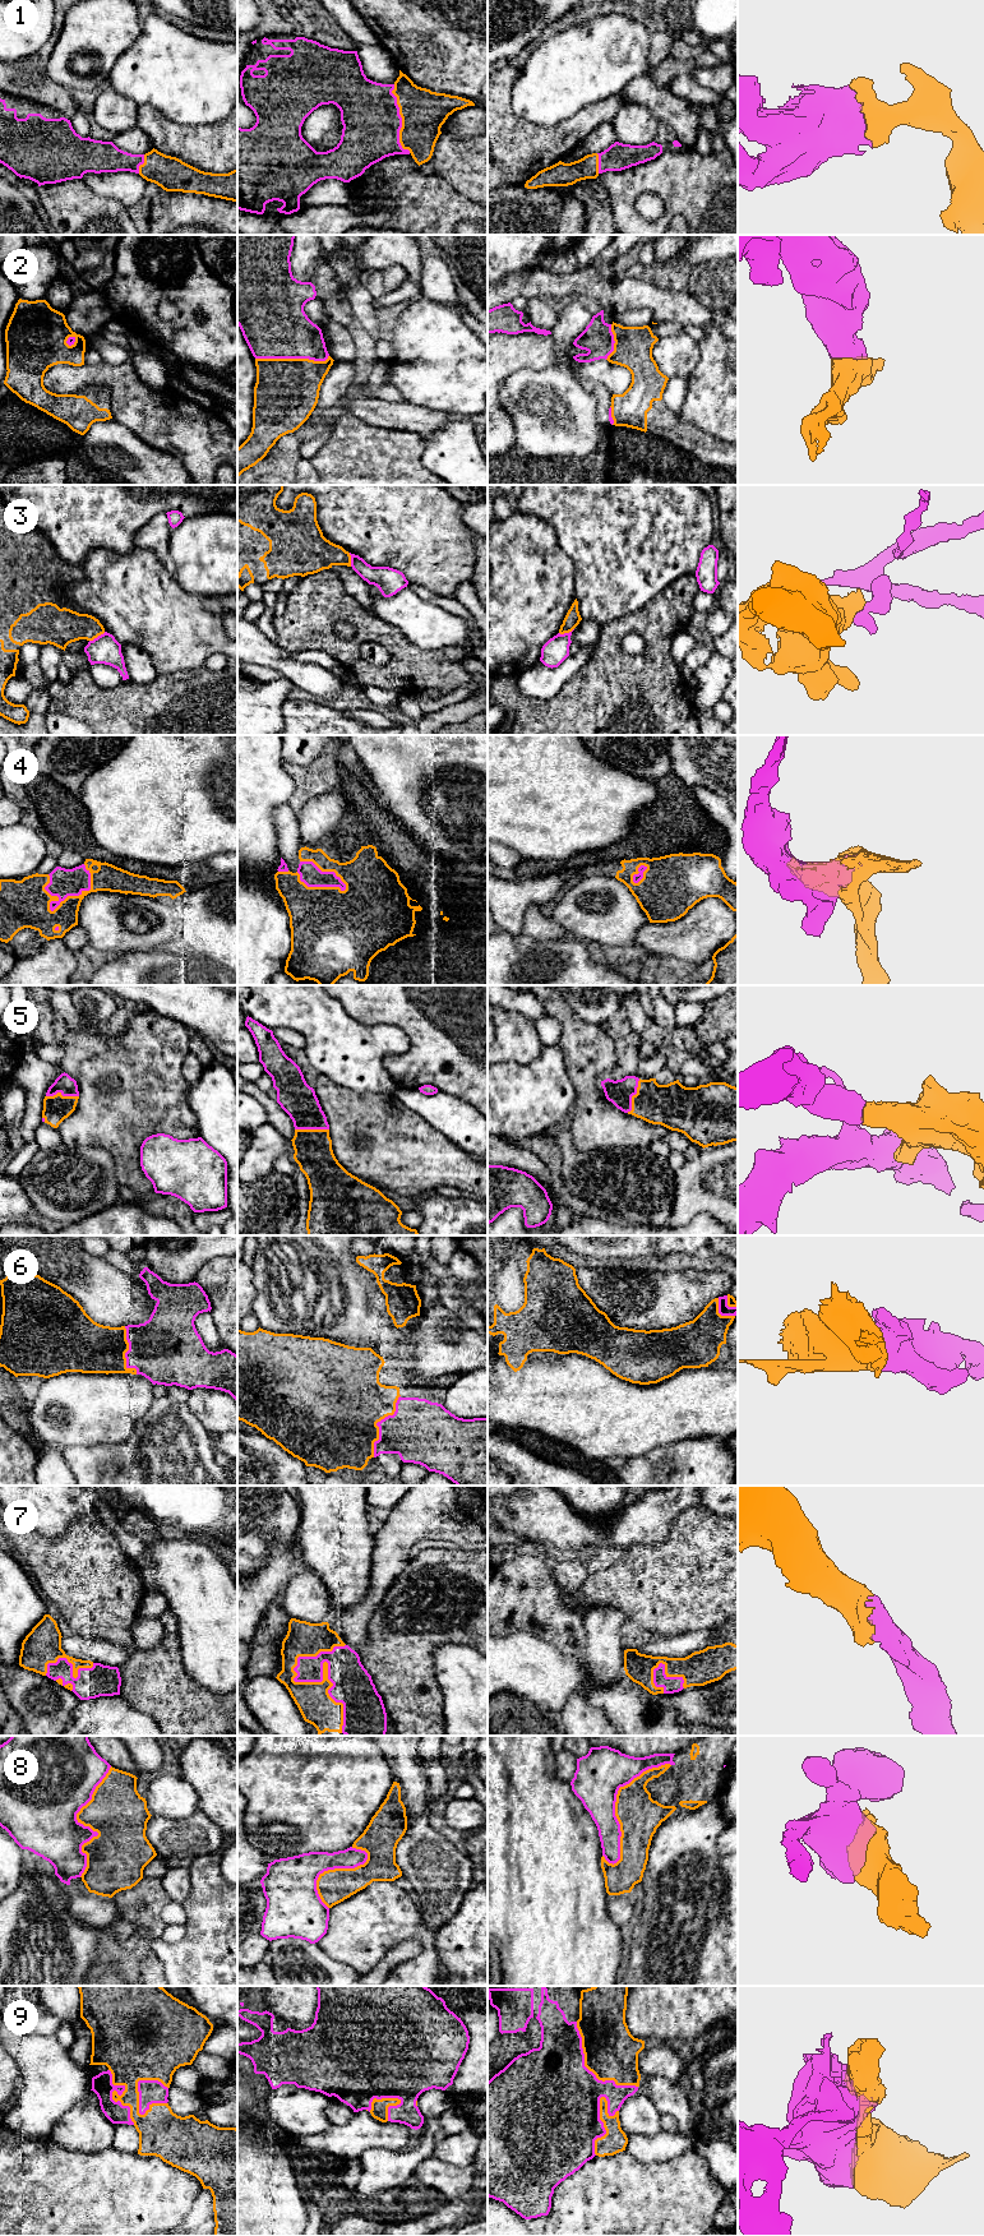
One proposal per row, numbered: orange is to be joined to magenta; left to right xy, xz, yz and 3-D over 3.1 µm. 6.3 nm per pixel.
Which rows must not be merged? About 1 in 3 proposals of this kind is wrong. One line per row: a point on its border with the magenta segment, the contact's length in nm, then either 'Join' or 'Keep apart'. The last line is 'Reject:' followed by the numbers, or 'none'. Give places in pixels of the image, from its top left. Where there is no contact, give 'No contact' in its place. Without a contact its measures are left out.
1: Touches magenta at xz (401, 120). Shared border 440 nm. Join
2: Touches magenta at xz (292, 357). Shared border 460 nm. Join
3: Touches magenta at xy (98, 636). Shared border 120 nm. Keep apart
4: Touches magenta at xy (82, 890). Shared border 360 nm. Join
5: Touches magenta at yz (632, 1095). Shared border 240 nm. Join
6: Touches magenta at xz (377, 1423). Shared border 420 nm. Join
7: Touches magenta at xz (320, 1681). Shared border 550 nm. Join
8: Touches magenta at yz (614, 1803). Shared border 750 nm. Keep apart
9: Touches magenta at yz (588, 2070). Shared border 550 nm. Join
Reject: 3, 8

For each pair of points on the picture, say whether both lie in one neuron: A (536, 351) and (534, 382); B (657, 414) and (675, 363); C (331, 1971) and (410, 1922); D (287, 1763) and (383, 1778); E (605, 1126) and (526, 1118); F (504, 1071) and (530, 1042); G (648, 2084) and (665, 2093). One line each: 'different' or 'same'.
A: different
B: different
C: different
D: same
E: different
F: different
G: same

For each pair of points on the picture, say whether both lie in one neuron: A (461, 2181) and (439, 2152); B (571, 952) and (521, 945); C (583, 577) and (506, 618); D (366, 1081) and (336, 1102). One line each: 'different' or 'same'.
A: different
B: same
C: different
D: different

